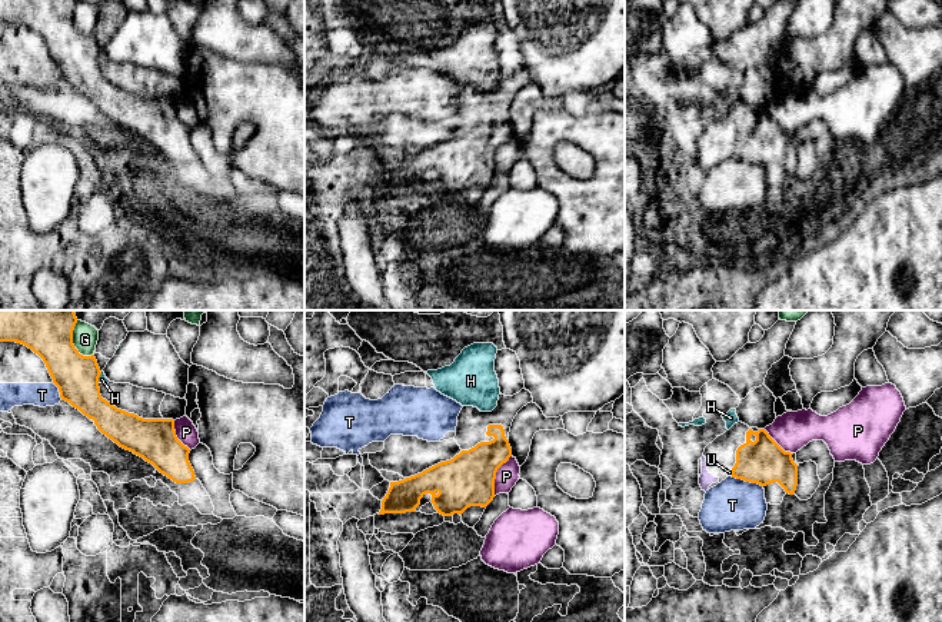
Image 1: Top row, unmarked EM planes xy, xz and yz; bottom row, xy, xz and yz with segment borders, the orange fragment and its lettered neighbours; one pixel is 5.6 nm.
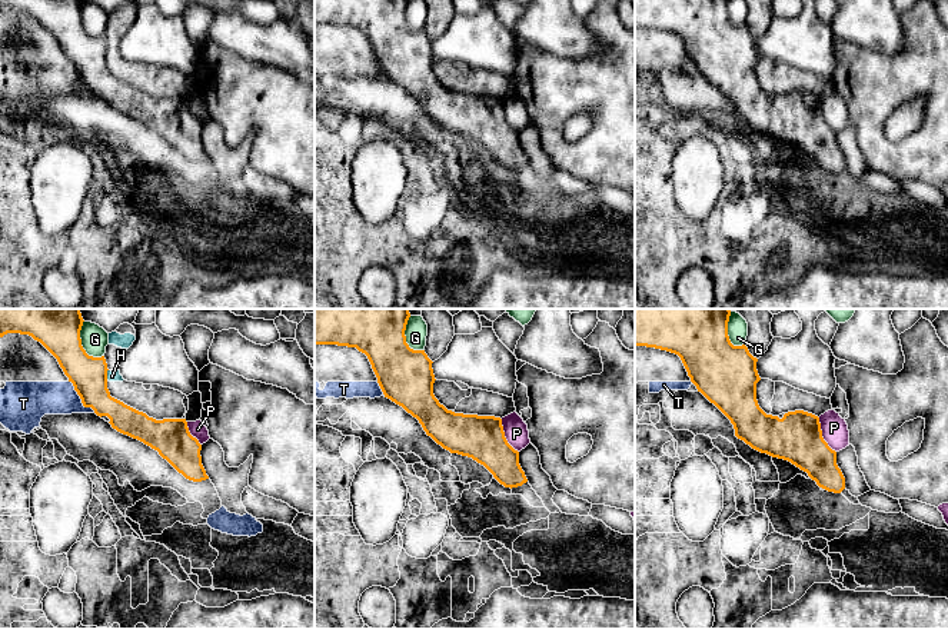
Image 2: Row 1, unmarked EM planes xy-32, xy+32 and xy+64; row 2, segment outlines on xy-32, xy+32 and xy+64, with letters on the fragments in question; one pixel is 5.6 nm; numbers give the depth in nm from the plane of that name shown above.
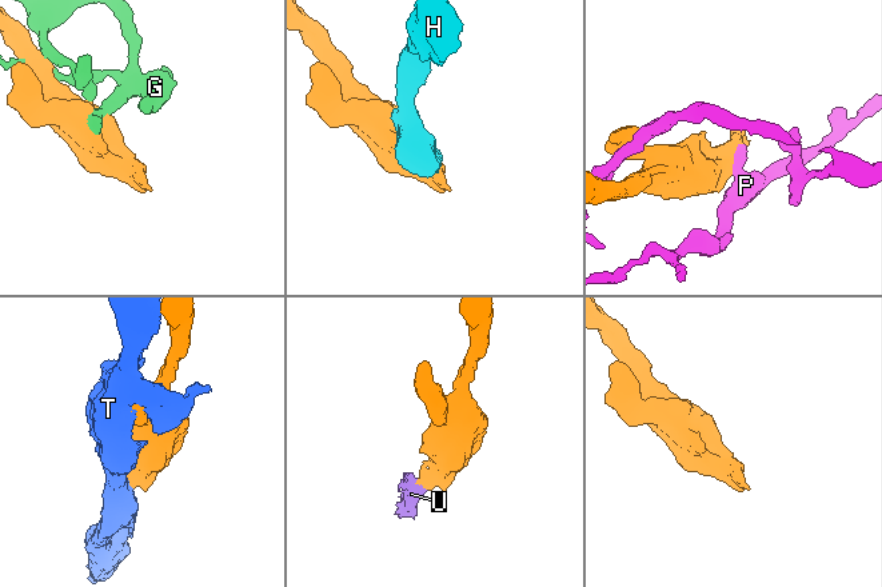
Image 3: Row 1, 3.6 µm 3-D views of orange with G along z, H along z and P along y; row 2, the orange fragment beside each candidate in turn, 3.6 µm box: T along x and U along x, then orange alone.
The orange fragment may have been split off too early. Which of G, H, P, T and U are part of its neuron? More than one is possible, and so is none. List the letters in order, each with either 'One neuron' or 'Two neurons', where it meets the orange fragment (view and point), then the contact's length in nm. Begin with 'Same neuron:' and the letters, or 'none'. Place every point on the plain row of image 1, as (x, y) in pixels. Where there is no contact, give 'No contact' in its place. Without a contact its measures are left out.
Same neuron: U
G: Two neurons. Touches orange at xy (72, 22). Shared border 220 nm
H: Two neurons. Touches orange at xy (99, 56). Shared border 70 nm
P: Two neurons. Touches orange at xz (495, 155). Shared border 260 nm
T: Two neurons. Touches orange at yz (746, 160). Shared border 190 nm
U: One neuron. Touches orange at yz (732, 153). Shared border 30 nm

